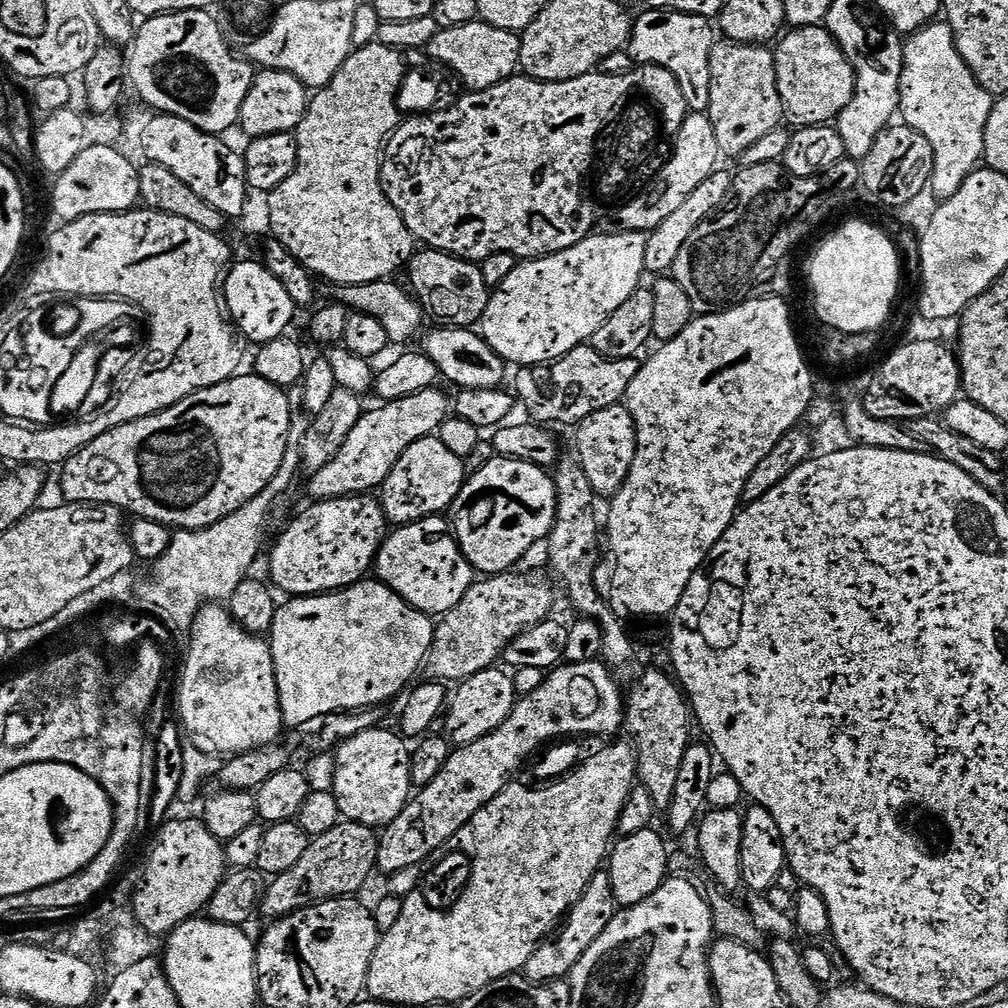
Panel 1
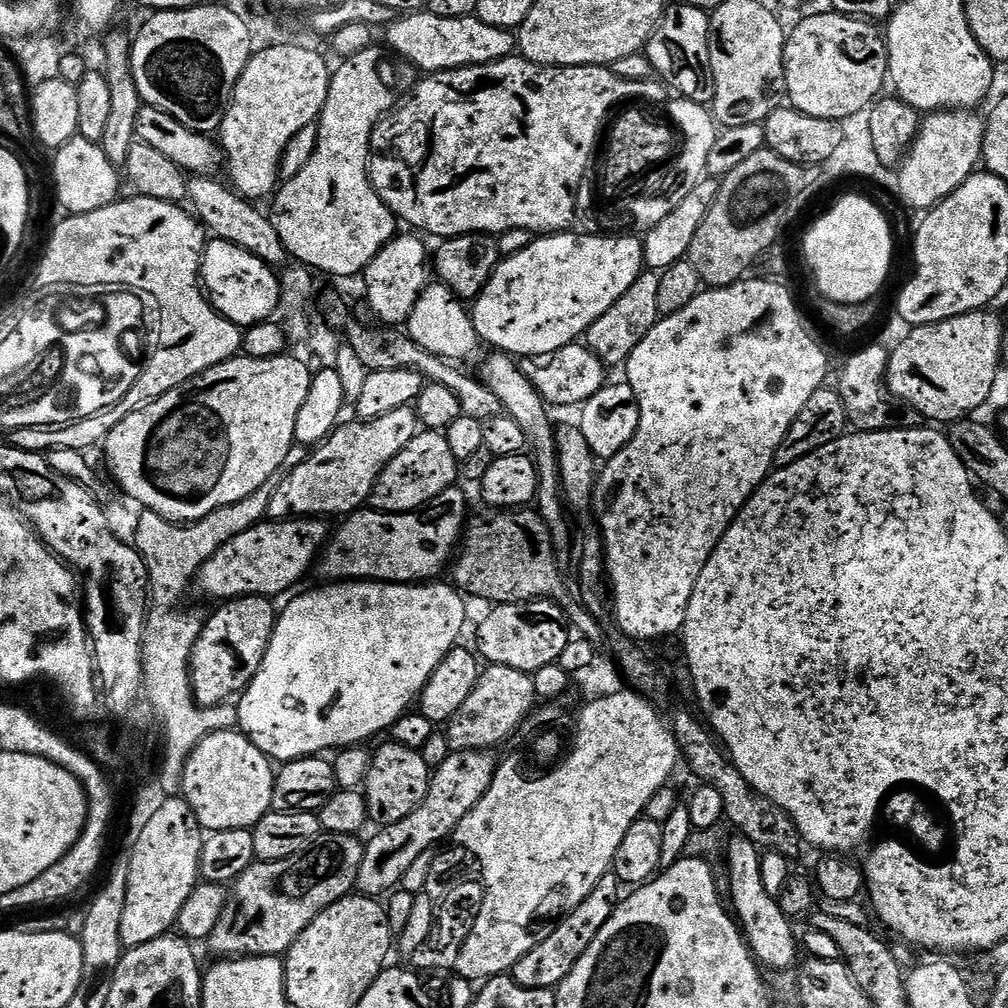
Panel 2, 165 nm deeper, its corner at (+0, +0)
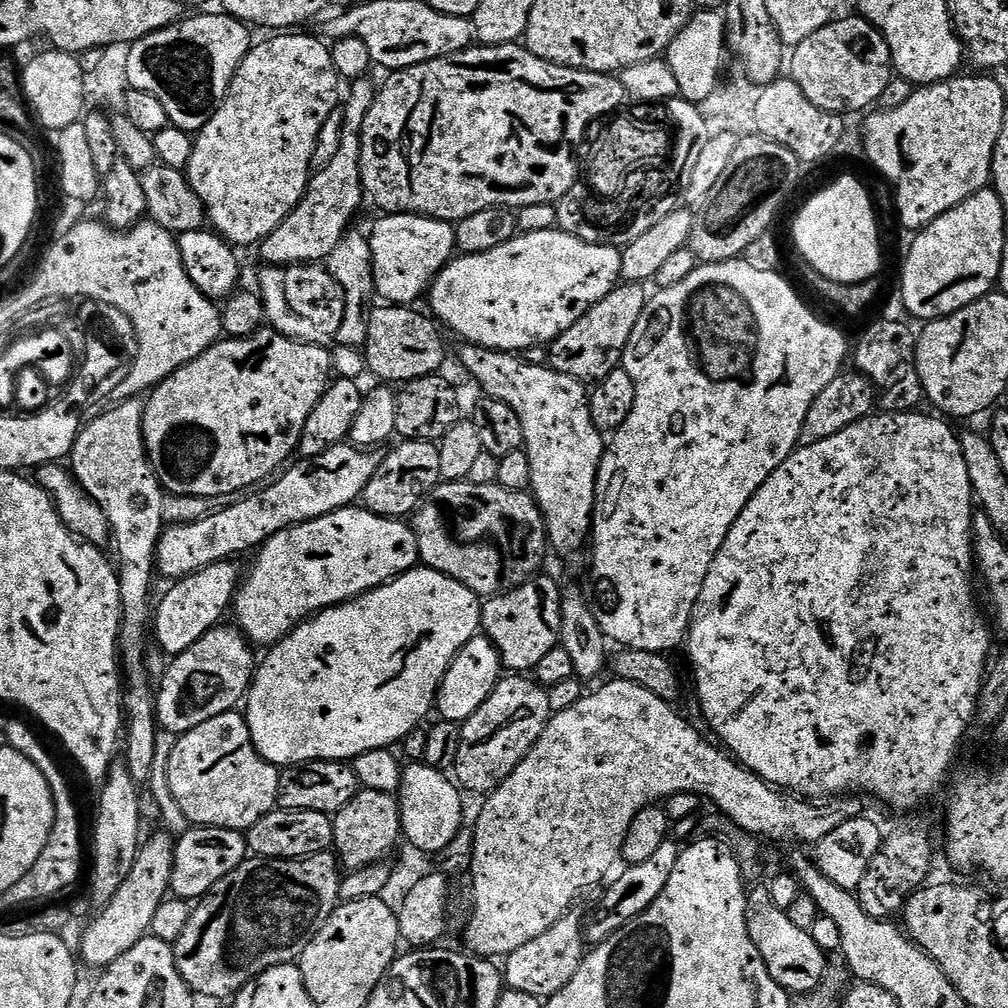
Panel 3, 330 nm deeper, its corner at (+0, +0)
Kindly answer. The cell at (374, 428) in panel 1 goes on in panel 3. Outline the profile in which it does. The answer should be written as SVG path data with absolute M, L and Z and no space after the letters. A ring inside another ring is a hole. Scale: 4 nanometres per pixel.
M348 442L336 444L317 456L297 459L293 468L285 467L263 490L241 495L230 506L200 520L165 527L156 546L155 571L175 582L220 560L232 560L239 552L251 553L271 536L290 526L355 505L378 470L382 459L381 453L378 453L357 448Z

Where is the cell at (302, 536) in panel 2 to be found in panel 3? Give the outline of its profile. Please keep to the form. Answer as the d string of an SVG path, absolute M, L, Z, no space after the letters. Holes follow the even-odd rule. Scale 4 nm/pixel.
M220 560L217 564L206 566L197 572L191 572L189 576L184 576L181 580L175 581L171 585L172 589L165 594L154 608L154 640L160 643L160 648L164 652L168 652L169 657L182 654L186 650L190 650L190 646L194 646L194 642L198 642L198 638L202 638L202 634L206 634L211 628L217 627L221 623L220 620L224 616L224 611L229 611L230 605L234 600L234 593L242 579L242 568L236 565L232 560Z

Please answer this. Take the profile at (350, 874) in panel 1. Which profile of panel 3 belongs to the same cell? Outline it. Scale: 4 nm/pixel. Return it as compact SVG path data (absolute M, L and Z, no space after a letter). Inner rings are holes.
M333 851L319 852L313 856L305 856L302 860L265 860L263 858L249 858L243 860L222 882L218 882L207 894L195 901L190 922L182 929L182 934L178 934L174 951L176 953L176 965L182 974L184 981L188 983L189 988L197 997L213 996L216 1000L231 1001L238 993L244 989L250 981L256 979L258 974L270 970L274 966L291 964L299 961L301 954L310 946L310 942L318 934L318 930L328 921L330 914L340 902L340 881L342 879L342 866L339 857Z

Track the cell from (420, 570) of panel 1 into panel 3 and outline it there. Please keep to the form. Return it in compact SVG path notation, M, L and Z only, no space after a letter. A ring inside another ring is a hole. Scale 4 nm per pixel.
M349 506L274 534L260 545L255 556L256 561L246 568L234 593L234 624L253 645L271 646L323 608L344 604L371 588L395 580L403 572L412 571L417 567L420 551L411 523L391 516L376 516L363 506Z

